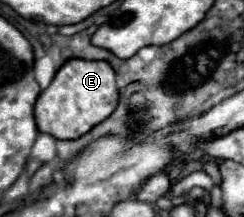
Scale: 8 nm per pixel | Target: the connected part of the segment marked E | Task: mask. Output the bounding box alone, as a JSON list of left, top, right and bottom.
[35,59,119,139]

